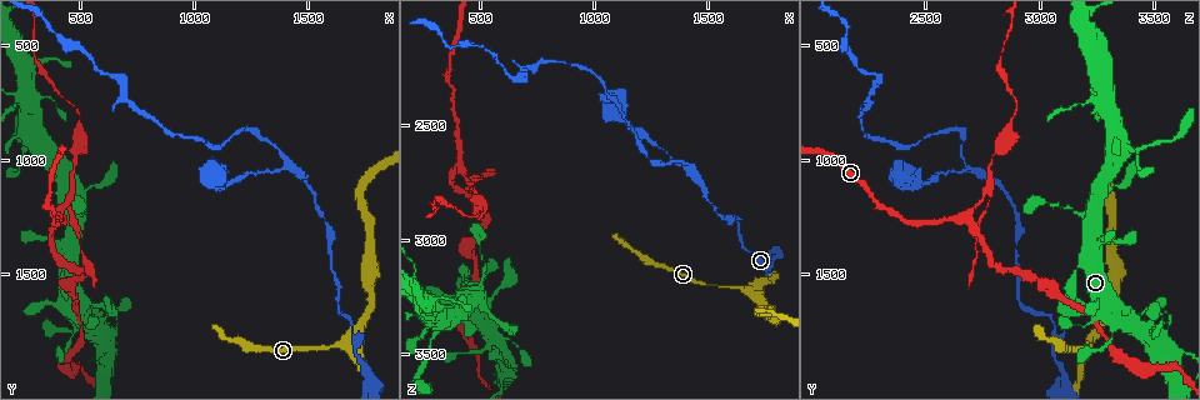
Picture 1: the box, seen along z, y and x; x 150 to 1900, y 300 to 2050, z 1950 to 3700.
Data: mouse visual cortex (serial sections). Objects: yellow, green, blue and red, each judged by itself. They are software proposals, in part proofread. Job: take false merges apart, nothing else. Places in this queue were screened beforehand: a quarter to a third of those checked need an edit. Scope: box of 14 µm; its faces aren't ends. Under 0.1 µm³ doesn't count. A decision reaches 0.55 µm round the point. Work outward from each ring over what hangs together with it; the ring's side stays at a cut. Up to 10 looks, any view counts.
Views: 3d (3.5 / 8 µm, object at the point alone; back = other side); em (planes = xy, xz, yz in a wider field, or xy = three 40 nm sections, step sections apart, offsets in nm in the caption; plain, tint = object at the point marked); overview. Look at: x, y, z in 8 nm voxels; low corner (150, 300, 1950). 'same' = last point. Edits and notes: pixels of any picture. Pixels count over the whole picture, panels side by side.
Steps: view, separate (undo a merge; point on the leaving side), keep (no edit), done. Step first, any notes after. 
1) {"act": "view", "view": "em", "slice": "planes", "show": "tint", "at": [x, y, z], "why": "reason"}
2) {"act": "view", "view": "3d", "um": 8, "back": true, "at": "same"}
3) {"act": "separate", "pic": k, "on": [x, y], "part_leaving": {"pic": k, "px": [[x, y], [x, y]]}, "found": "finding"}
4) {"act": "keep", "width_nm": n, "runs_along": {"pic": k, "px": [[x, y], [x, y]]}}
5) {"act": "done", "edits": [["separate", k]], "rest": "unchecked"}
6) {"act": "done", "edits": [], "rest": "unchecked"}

{"act": "view", "view": "3d", "um": 3.5, "at": [1640, 1810, 3210], "why": "three arms meet"}

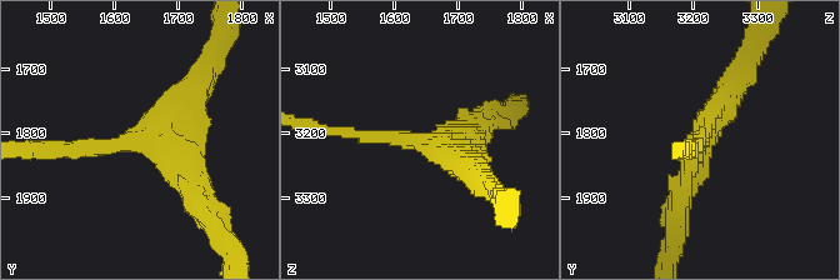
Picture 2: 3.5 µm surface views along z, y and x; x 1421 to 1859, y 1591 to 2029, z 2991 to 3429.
{"act": "view", "view": "em", "slice": "planes", "show": "tint", "at": [1645, 1805, 3215]}

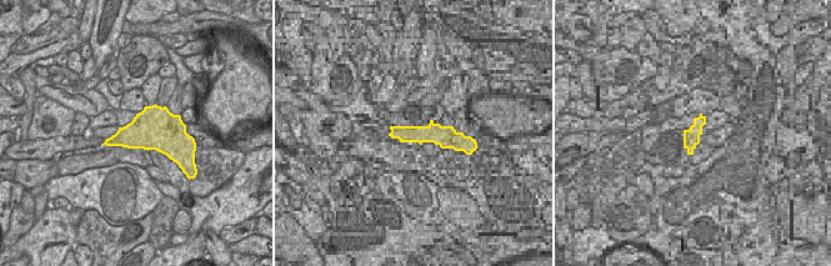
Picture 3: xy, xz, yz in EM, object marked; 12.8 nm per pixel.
{"act": "keep", "runs_along": {"pic": 2, "px": [[64, 146], [144, 135], [198, 81]]}, "found": "continuous, no second cell"}

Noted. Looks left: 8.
{"act": "view", "view": "3d", "um": 3.5, "at": [1420, 1050, 2690], "why": "arms part here"}

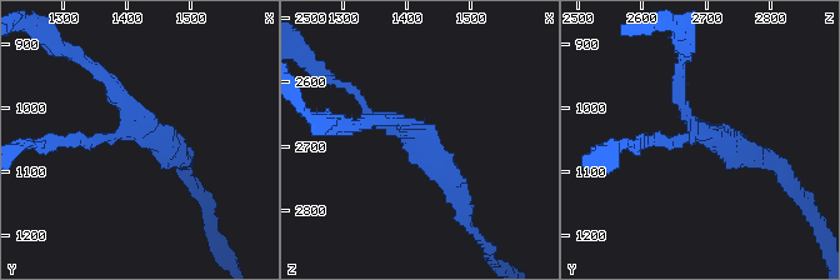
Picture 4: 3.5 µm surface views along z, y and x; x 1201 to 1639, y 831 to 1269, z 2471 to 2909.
{"act": "view", "view": "em", "slice": "xy", "step": 5, "show": "tint", "at": [1420, 1040, 2695], "arms": 3, "arm_widths_nm": [150, 150, 300], "why": "need the tissue"}

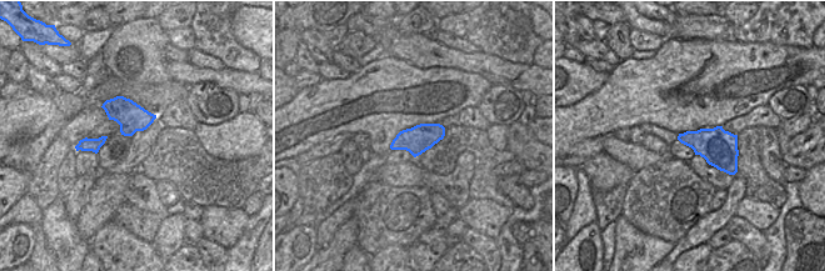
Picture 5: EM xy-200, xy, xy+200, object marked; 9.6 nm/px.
{"act": "keep", "runs_along": {"pic": 4, "px": [[465, 205], [445, 170], [369, 113], [358, 93]]}, "found": "one cell here"}

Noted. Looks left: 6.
{"act": "view", "view": "3d", "um": 3.5, "at": [400, 1260, 2700], "why": "three-way junction"}

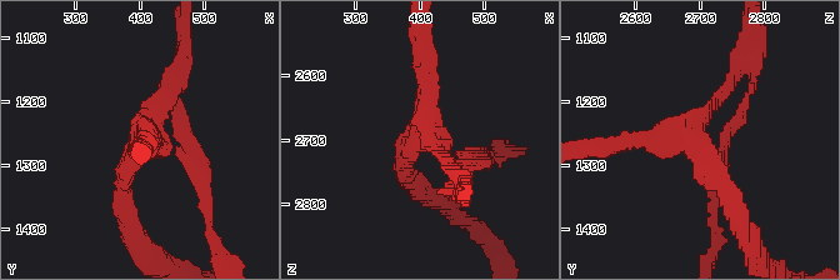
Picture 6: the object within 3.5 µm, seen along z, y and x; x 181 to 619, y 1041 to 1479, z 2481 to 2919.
{"act": "view", "view": "em", "slice": "xy", "step": 1, "show": "tint", "at": [410, 1260, 2695], "why": "now the EM"}

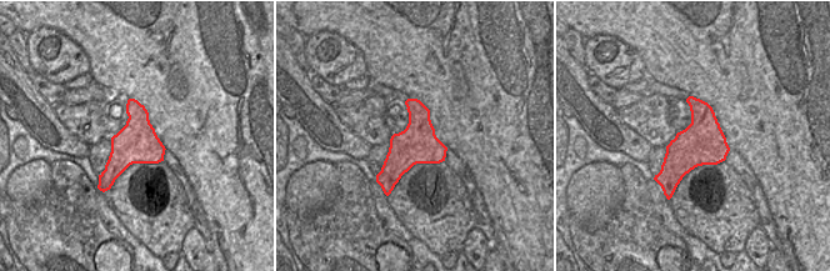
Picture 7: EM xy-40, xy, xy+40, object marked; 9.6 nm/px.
{"act": "separate", "pic": 6, "on": [180, 106], "part_leaving": {"pic": 6, "px": [[154, 123], [181, 73], [185, 34]]}, "found": "two cells meet here"}

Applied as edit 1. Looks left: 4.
{"act": "view", "view": "overview"}

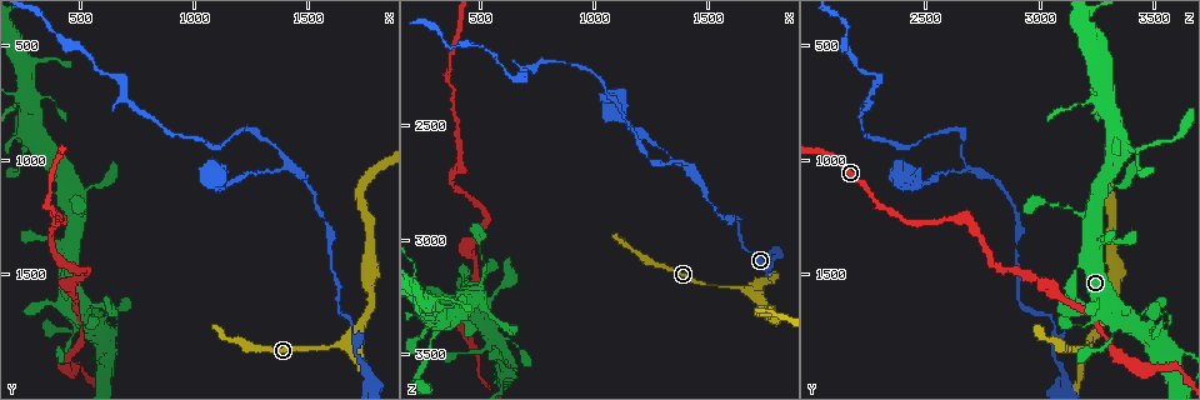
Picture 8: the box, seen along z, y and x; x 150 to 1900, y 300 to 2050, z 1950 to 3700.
{"act": "view", "view": "3d", "um": 3.5, "at": [260, 740, 3260]}

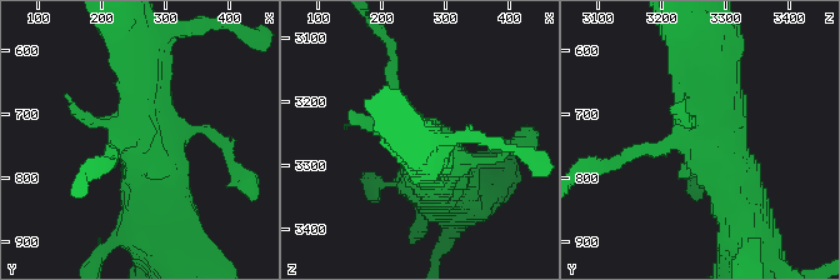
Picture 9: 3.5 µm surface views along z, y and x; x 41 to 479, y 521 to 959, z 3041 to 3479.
{"act": "keep", "runs_along": {"pic": 9, "px": [[740, 209], [704, 48]]}, "found": "continuous, no second cell"}

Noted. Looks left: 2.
{"act": "view", "view": "3d", "um": 8, "at": [670, 650, 2290], "why": "sharp bend"}

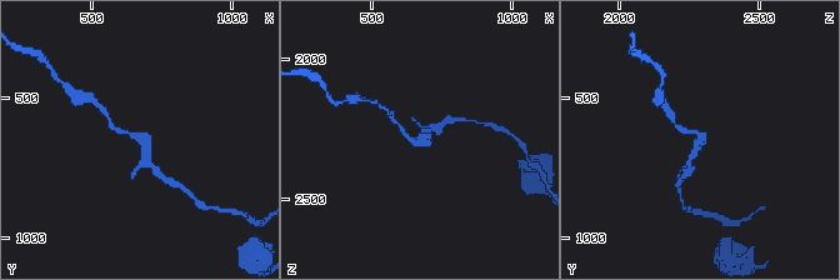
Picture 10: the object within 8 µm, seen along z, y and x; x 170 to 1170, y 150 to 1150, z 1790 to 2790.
{"act": "view", "view": "em", "slice": "xy", "step": 1, "show": "tint", "at": [670, 660, 2300], "arm_widths_nm": [200, 200], "why": "shape alone is not enough"}

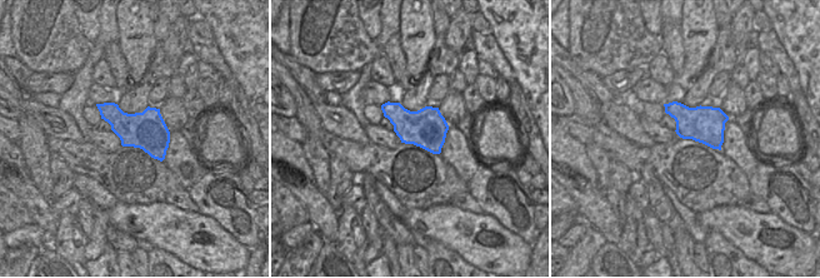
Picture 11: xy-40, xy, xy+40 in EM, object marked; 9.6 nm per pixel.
{"act": "keep", "width_nm": 380, "runs_along": {"pic": 10, "px": [[153, 169], [146, 143], [115, 130]]}, "found": "continuous, no second cell"}

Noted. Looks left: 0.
{"act": "done", "edits": [["separate", 6]], "rest": "unchecked"}

